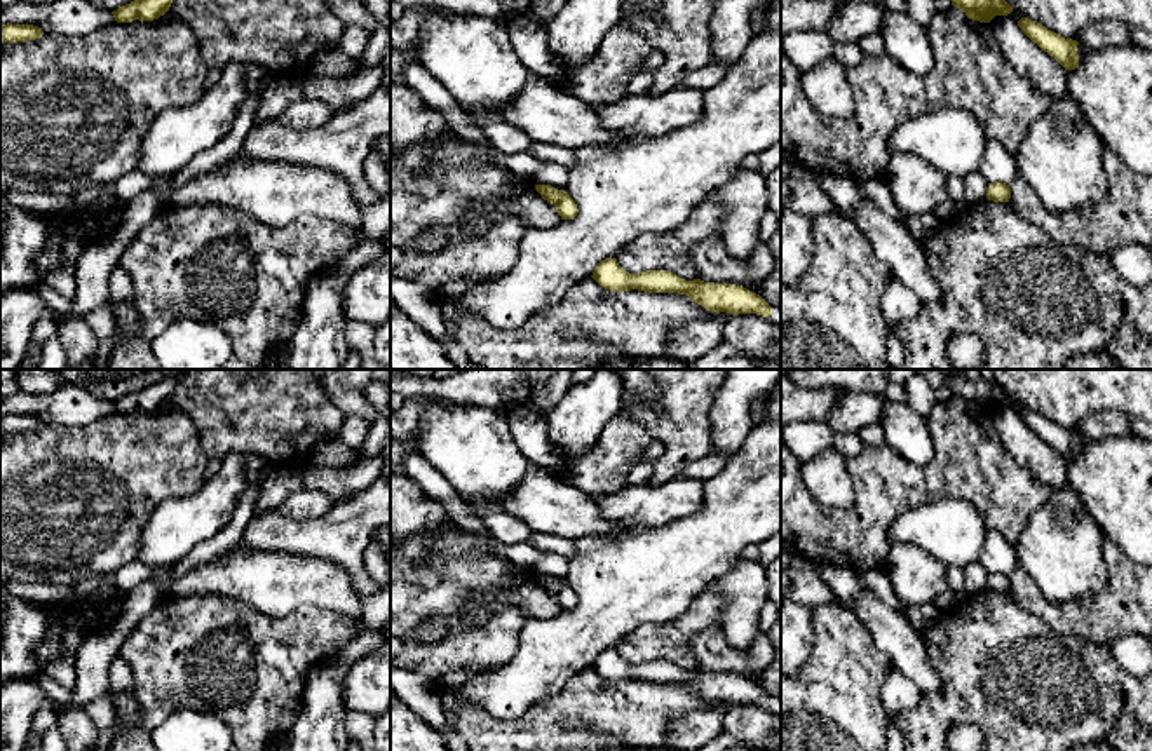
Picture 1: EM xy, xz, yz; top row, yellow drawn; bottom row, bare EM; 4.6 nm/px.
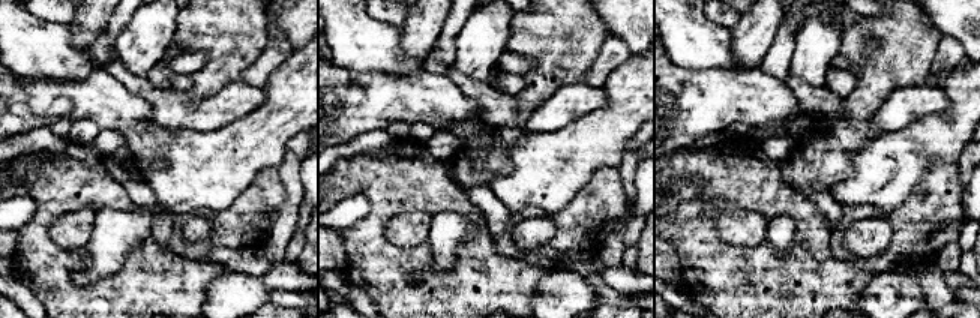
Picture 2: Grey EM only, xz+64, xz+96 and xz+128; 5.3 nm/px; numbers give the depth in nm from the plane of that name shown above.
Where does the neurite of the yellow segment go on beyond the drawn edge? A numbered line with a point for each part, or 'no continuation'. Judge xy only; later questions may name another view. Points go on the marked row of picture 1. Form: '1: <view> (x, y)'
no continuation

